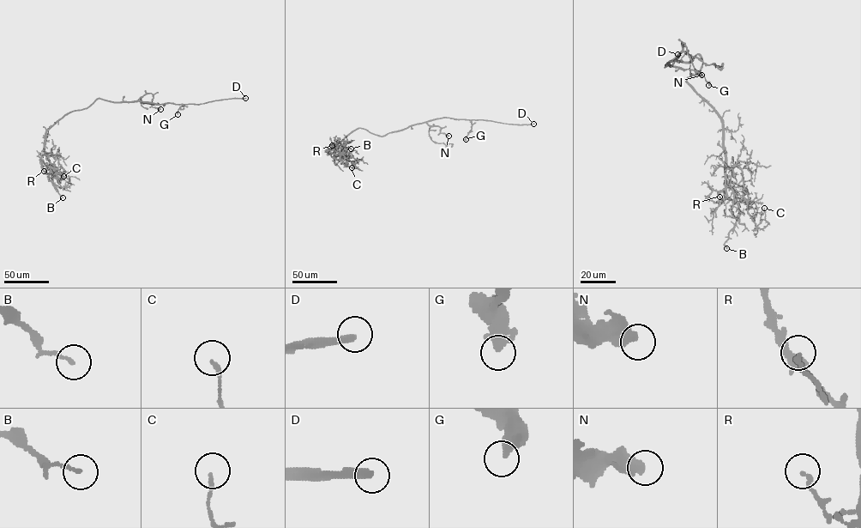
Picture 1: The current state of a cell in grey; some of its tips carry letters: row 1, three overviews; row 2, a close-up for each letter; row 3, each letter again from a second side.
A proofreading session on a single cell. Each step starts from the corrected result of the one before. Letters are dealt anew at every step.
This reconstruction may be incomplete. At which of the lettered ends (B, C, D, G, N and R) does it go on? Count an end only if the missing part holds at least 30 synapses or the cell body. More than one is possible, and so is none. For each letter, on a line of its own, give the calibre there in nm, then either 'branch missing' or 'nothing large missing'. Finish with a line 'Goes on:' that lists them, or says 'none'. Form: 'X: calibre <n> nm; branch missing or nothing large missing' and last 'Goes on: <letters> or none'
B: calibre 140 nm; nothing large missing
C: calibre 150 nm; nothing large missing
D: calibre 320 nm; branch missing
G: calibre 480 nm; nothing large missing
N: calibre 460 nm; nothing large missing
R: calibre 180 nm; nothing large missing
Goes on: D

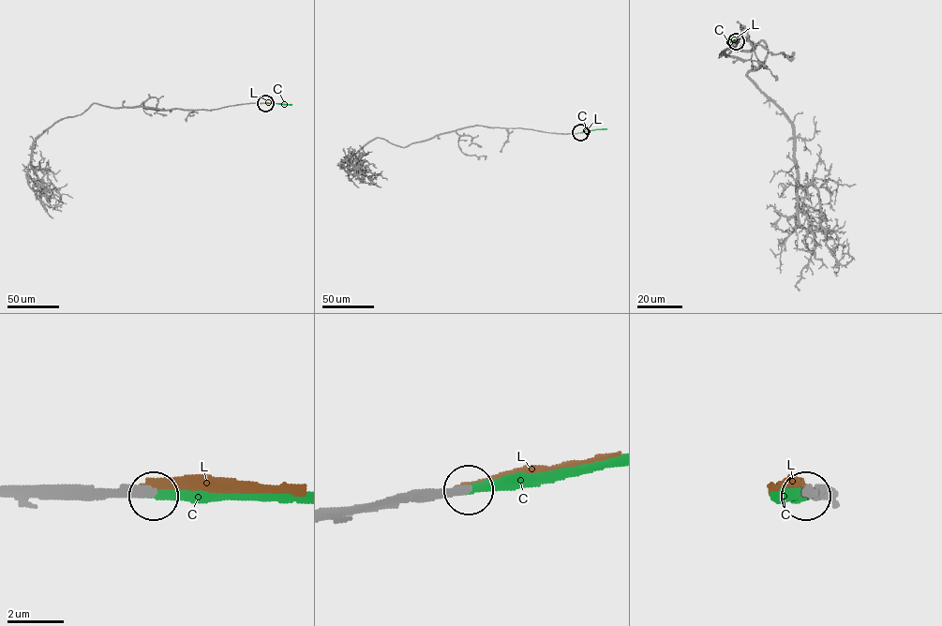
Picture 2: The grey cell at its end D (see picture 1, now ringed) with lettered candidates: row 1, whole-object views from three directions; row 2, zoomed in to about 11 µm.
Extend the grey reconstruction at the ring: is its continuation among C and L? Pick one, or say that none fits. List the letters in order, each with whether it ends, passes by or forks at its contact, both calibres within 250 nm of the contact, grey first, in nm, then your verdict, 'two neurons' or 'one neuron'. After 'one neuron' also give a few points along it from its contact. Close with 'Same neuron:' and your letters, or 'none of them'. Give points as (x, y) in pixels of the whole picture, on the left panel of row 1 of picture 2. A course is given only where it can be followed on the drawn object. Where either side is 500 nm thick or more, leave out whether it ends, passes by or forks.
C: it ends; calibres 360 and 280 nm; one neuron; course (265, 103), (291, 104)
L: it ends; calibres 400 and 260 nm; two neurons
Same neuron: C

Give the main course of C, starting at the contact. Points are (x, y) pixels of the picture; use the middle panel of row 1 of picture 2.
C: (580, 132), (606, 128)

